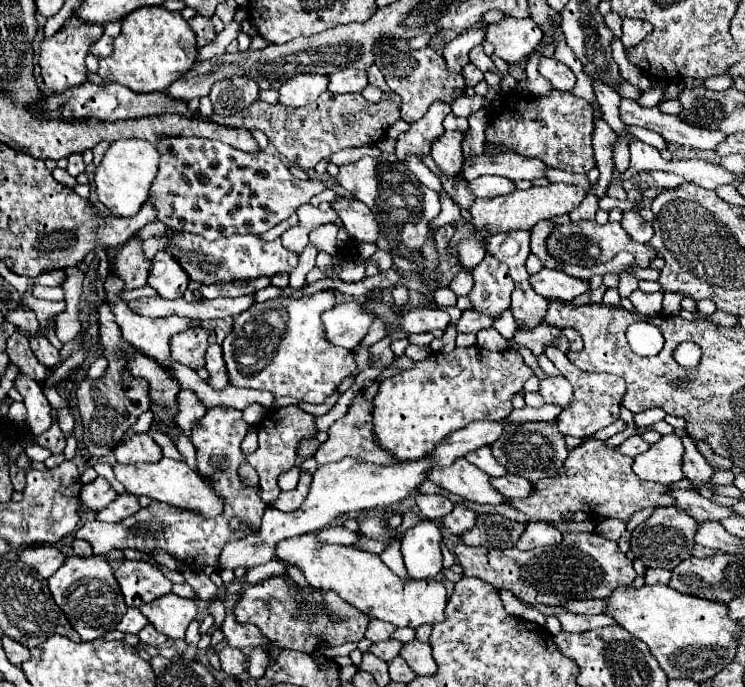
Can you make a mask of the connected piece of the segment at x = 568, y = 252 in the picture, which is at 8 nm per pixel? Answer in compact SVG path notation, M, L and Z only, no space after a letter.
M578 221L578 223L566 223L566 225L556 225L550 233L550 237L546 239L546 249L550 251L552 257L562 259L564 263L572 263L572 265L580 265L584 269L592 267L592 265L600 265L600 263L608 263L614 259L616 253L620 251L628 251L634 255L636 263L640 267L648 267L650 261L656 257L656 251L650 245L642 245L632 241L626 231L622 229L620 223L606 223L606 225L598 225L596 221Z

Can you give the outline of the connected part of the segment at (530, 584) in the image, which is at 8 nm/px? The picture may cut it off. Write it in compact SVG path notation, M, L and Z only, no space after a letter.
M564 533L560 545L530 551L520 551L516 547L474 549L458 543L454 553L458 563L464 567L464 575L478 577L496 589L508 589L526 605L542 603L562 607L566 601L576 599L606 599L616 587L632 585L636 577L632 561L618 549L618 545L596 533Z

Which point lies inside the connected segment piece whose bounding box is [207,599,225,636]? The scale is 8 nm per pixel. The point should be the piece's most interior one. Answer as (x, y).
(217, 610)

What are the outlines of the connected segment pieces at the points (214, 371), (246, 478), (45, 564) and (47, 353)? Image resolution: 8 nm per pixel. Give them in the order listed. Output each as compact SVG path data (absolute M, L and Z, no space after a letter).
M210 345L208 347L206 369L210 373L208 385L212 385L214 389L224 389L230 383L230 379L226 379L226 363L222 359L222 347L220 345Z
M242 463L242 465L240 465L239 473L242 477L242 481L244 481L246 485L259 485L258 475L249 463Z
M34 545L34 547L24 549L20 559L22 559L22 563L34 567L44 579L48 579L66 561L66 555L60 549L56 549L54 545Z
M32 337L30 347L42 365L46 365L46 367L60 365L60 361L62 361L60 351L46 337Z

